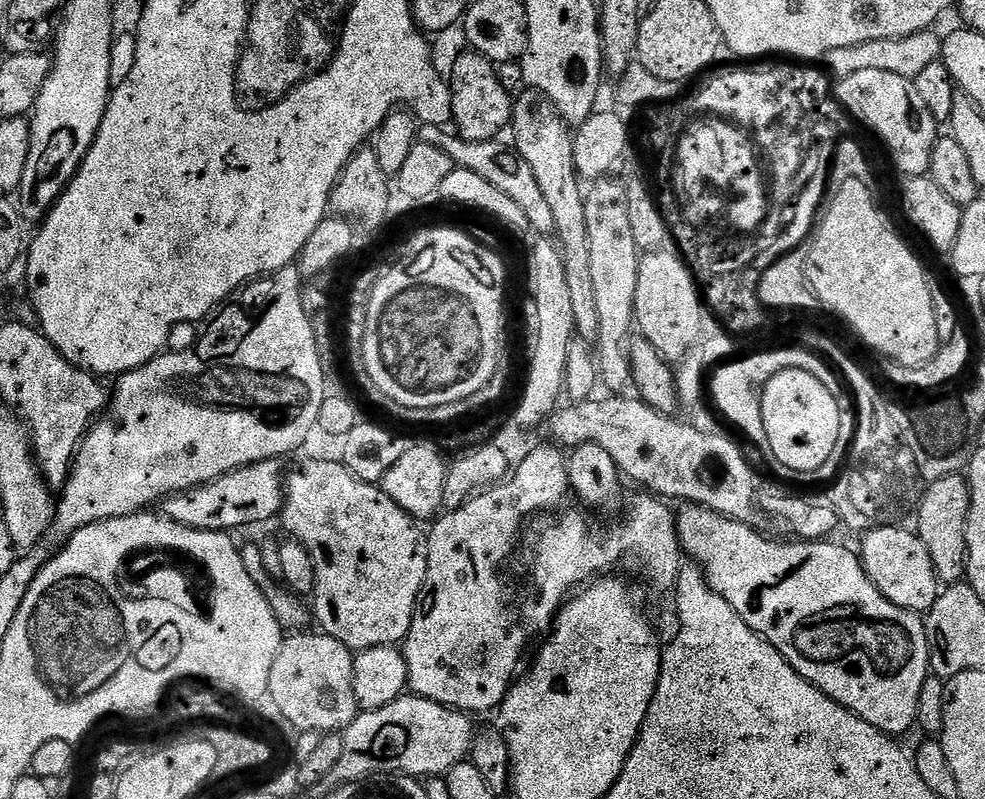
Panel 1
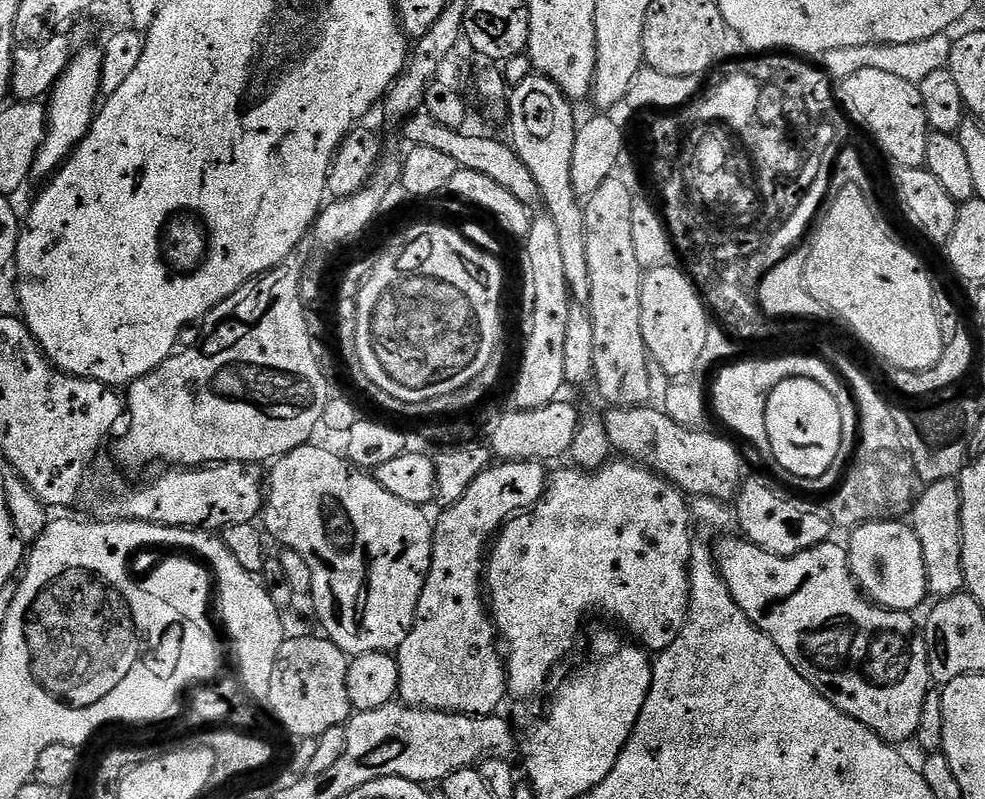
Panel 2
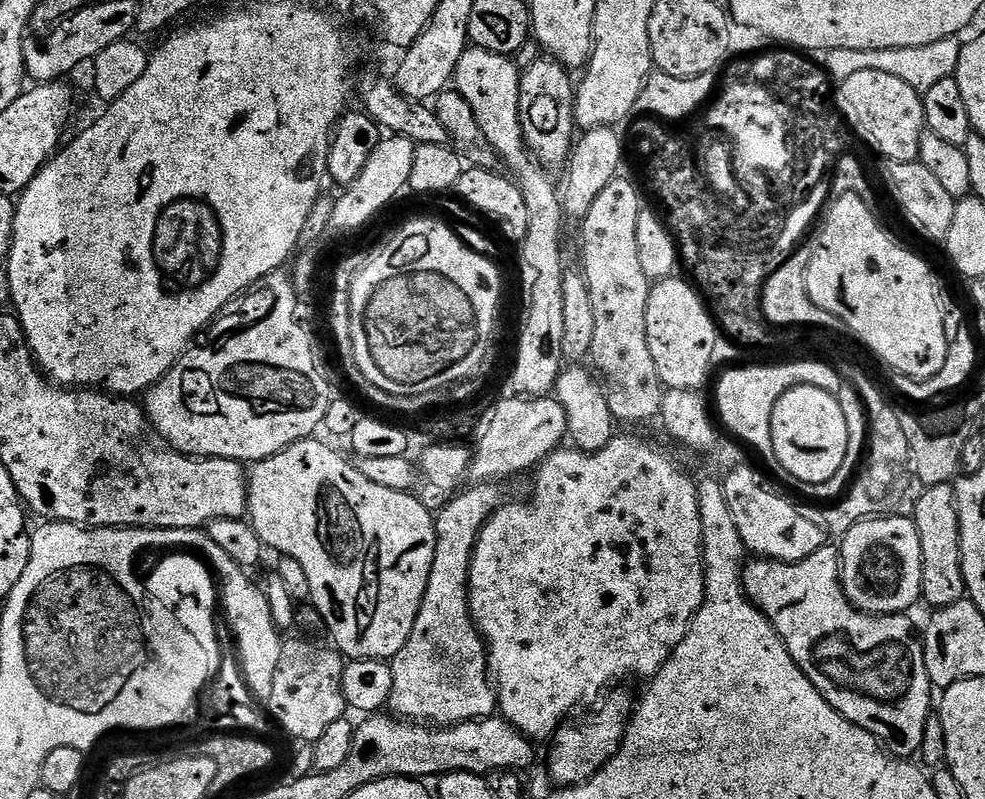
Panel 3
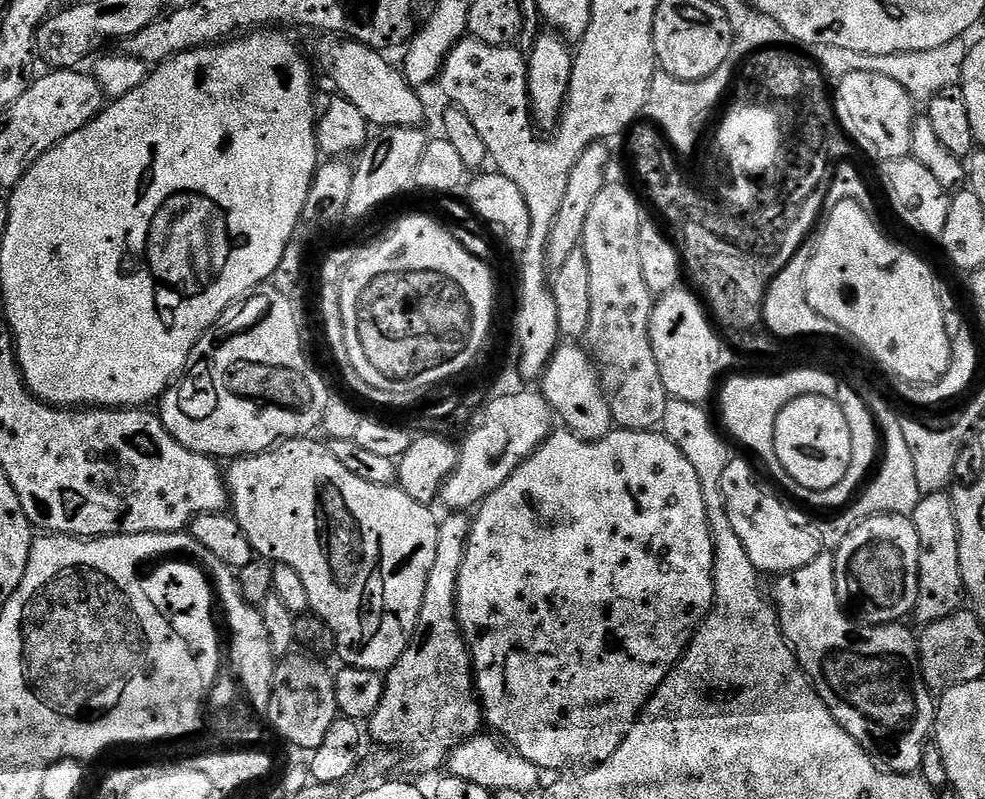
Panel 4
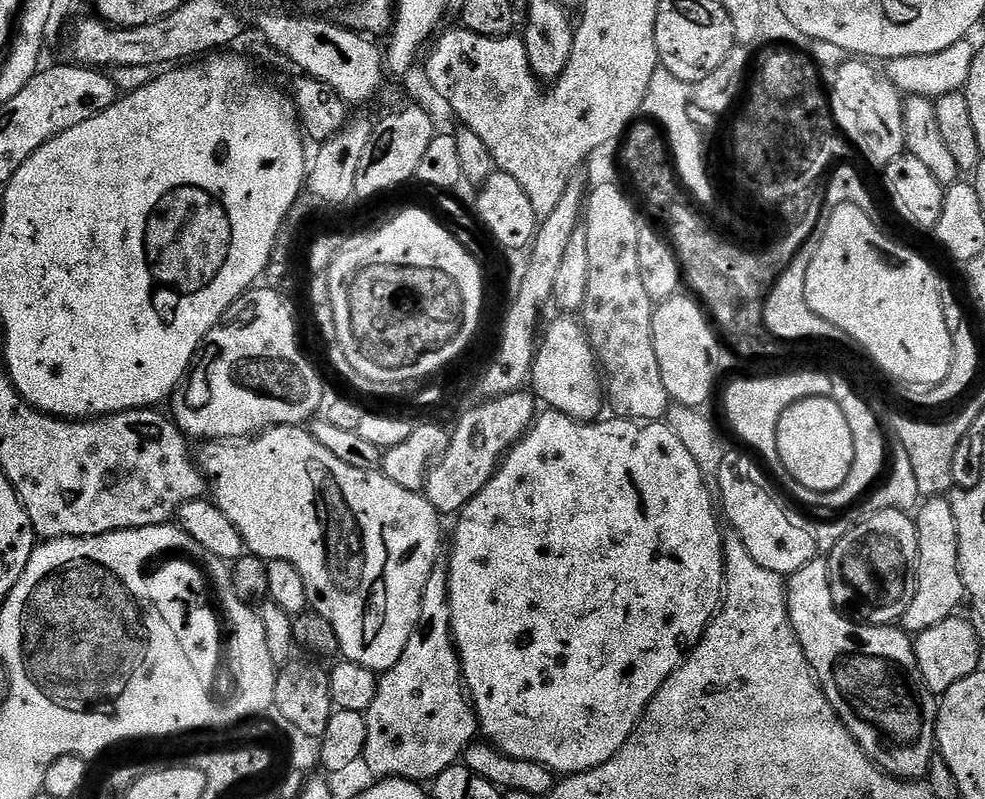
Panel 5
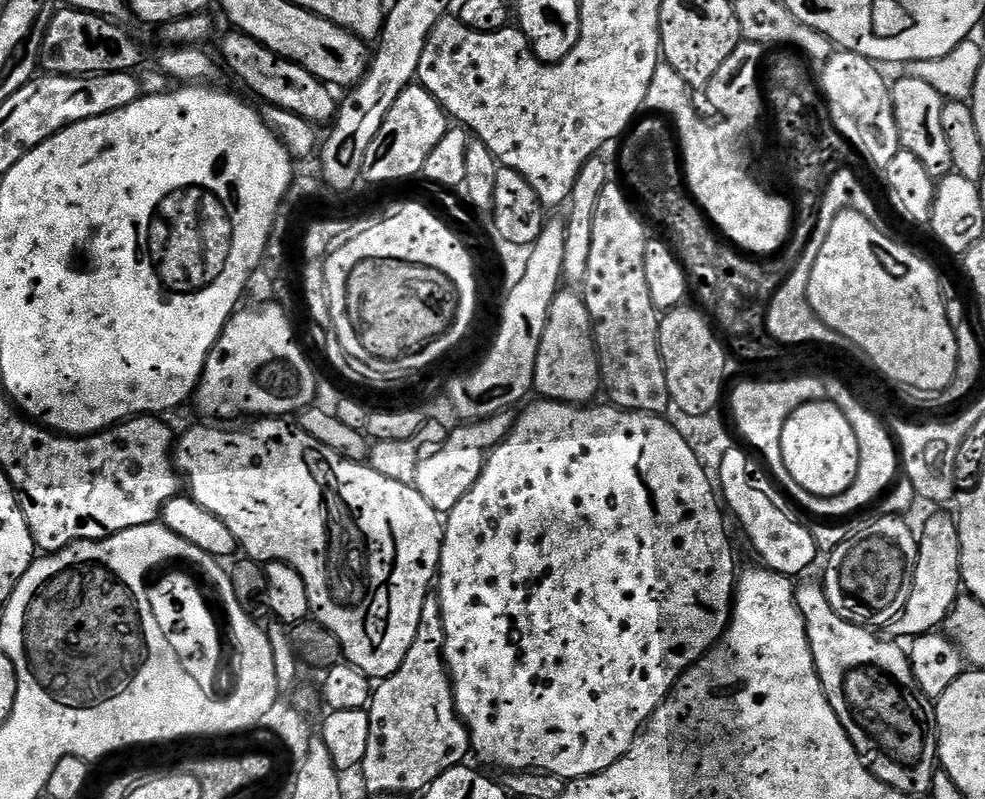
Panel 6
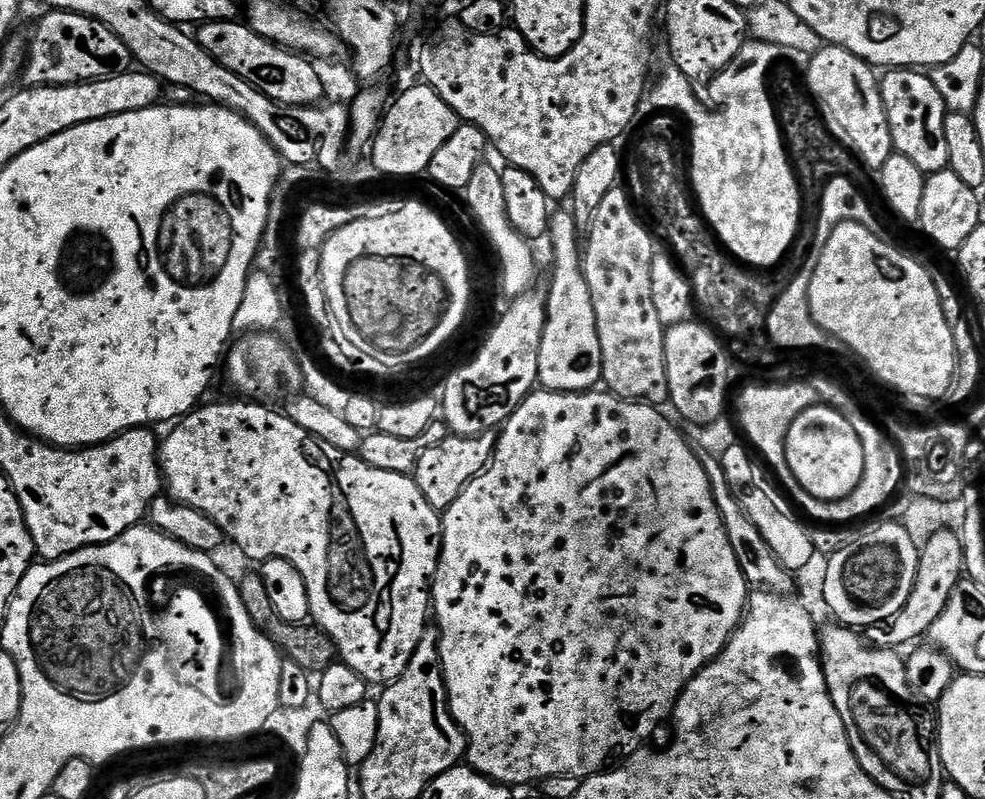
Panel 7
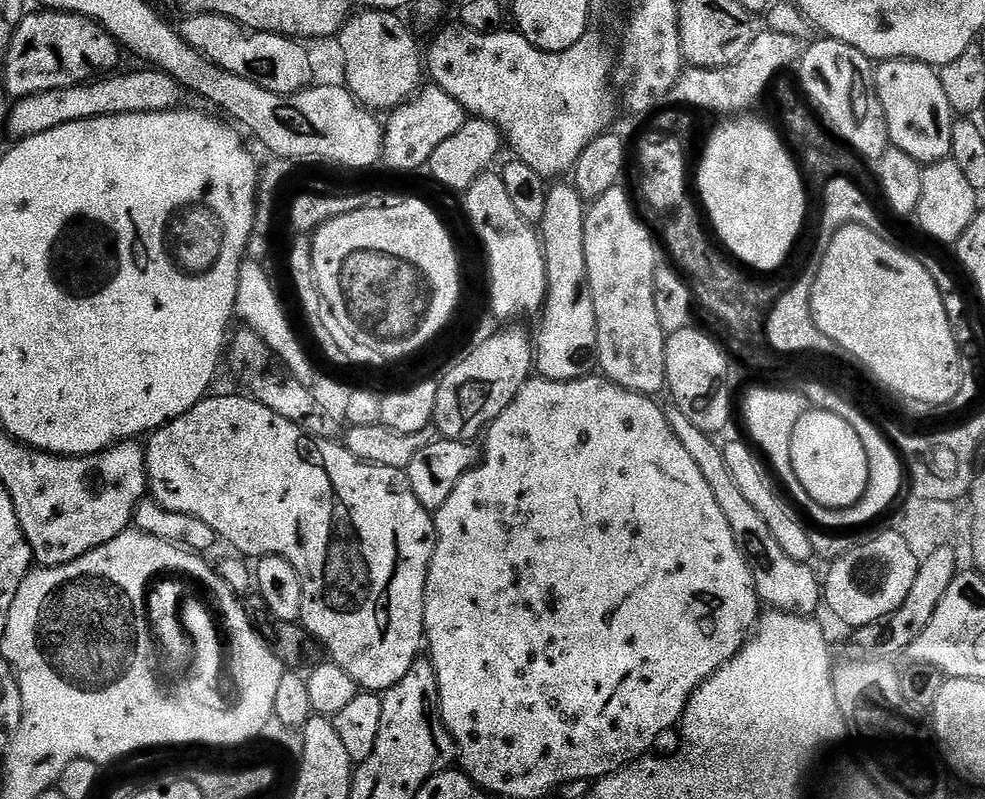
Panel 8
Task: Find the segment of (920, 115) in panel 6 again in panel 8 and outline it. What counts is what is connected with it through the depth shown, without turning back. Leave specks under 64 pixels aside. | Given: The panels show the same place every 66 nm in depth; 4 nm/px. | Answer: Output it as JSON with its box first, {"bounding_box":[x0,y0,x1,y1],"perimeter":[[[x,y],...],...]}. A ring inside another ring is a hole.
{"bounding_box":[874,60,954,166],"perimeter":[[[886,60],[875,65],[874,79],[878,102],[882,102],[882,114],[886,118],[889,145],[910,154],[910,158],[917,160],[921,166],[949,159],[954,113],[950,106],[950,98],[946,98],[946,90],[942,90],[939,71],[933,65],[917,60]]]}

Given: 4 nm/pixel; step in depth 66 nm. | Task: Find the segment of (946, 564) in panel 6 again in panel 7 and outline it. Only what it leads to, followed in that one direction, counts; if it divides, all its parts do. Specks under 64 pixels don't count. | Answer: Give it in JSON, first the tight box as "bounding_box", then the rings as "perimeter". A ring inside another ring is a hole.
{"bounding_box":[867,528,965,650],"perimeter":[[[949,528],[941,529],[926,542],[924,547],[920,548],[918,574],[906,606],[902,606],[902,610],[898,610],[898,614],[887,621],[886,627],[877,626],[867,629],[868,643],[874,648],[900,650],[903,649],[903,644],[915,645],[919,641],[916,640],[919,636],[927,637],[930,626],[934,626],[942,610],[946,610],[946,602],[950,602],[950,594],[954,594],[954,586],[958,586],[965,572],[964,542],[961,533]]]}

